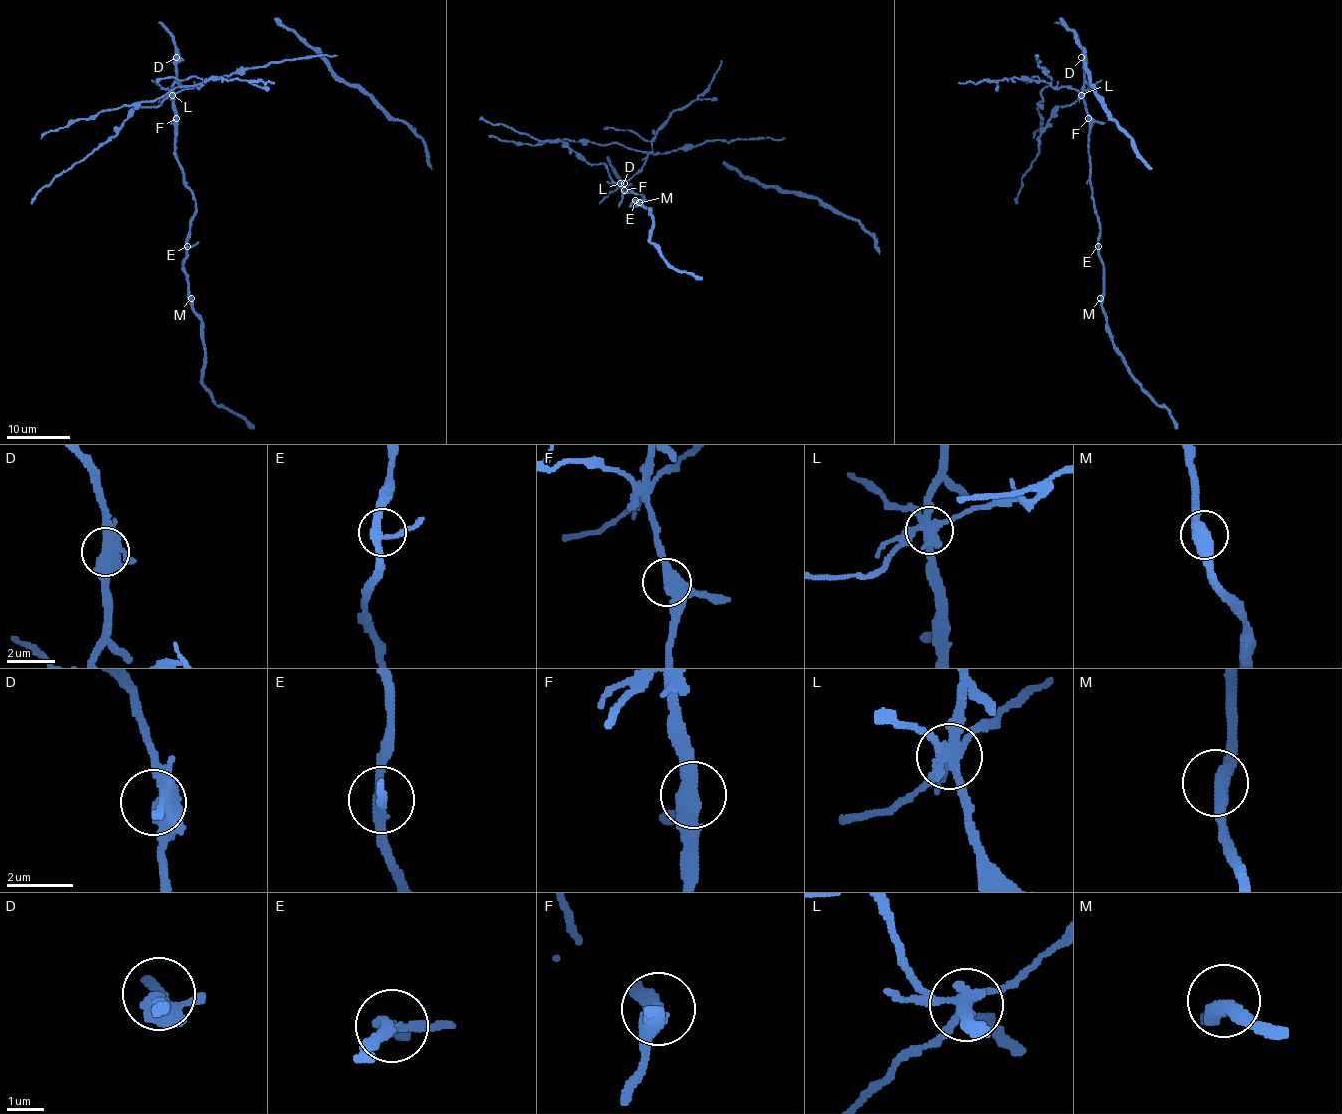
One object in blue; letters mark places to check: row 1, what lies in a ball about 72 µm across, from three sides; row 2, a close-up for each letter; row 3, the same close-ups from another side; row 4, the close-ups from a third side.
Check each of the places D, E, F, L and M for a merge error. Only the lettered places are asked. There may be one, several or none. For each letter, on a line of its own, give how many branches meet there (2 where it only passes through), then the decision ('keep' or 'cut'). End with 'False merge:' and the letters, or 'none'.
D: 5 | keep
E: 3 | keep
F: 3 | keep
L: 5 | cut
M: 2 | keep
False merge: L

